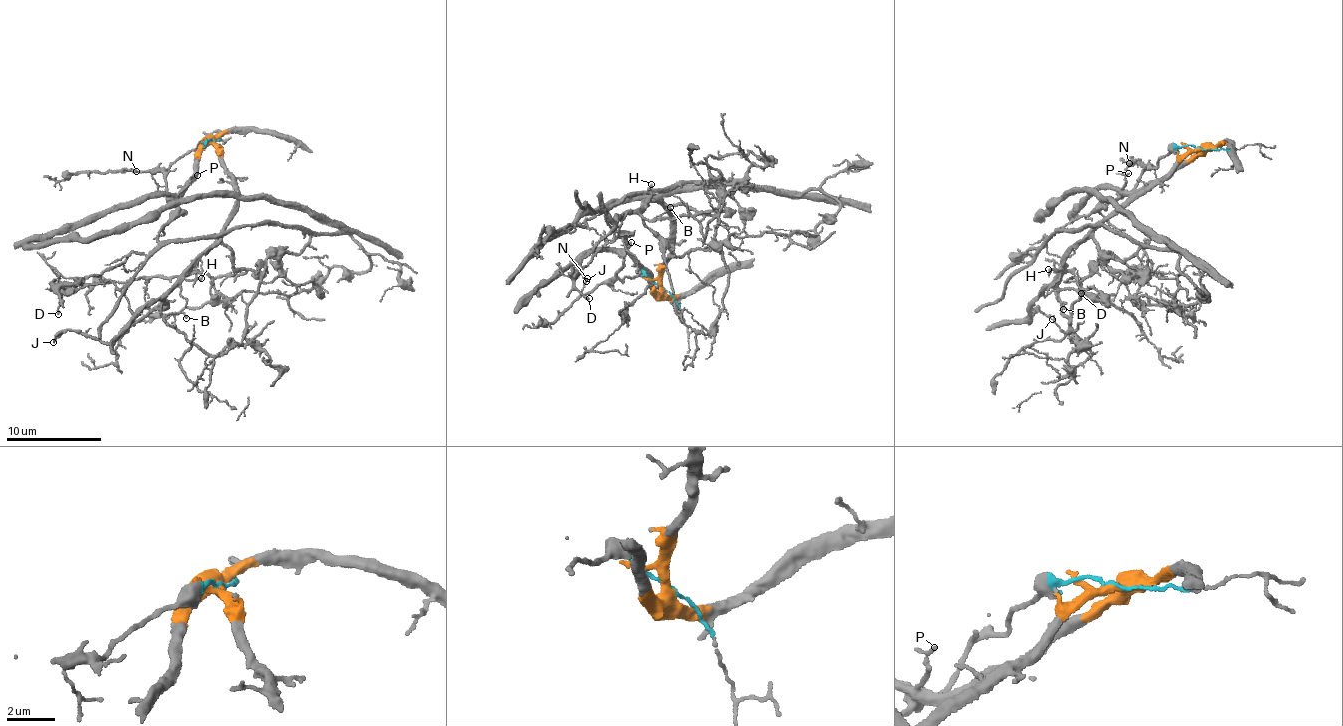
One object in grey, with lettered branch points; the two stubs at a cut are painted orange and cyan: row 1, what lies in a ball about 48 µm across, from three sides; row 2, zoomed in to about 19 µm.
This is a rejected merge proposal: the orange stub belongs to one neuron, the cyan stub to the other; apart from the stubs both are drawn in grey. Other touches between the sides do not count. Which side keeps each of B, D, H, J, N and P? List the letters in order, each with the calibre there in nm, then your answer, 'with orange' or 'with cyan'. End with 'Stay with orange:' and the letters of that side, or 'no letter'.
B: 120 nm | with orange
D: 150 nm | with orange
H: 110 nm | with orange
J: 150 nm | with orange
N: 130 nm | with cyan
P: 120 nm | with orange
Stay with orange: B, D, H, J, P

